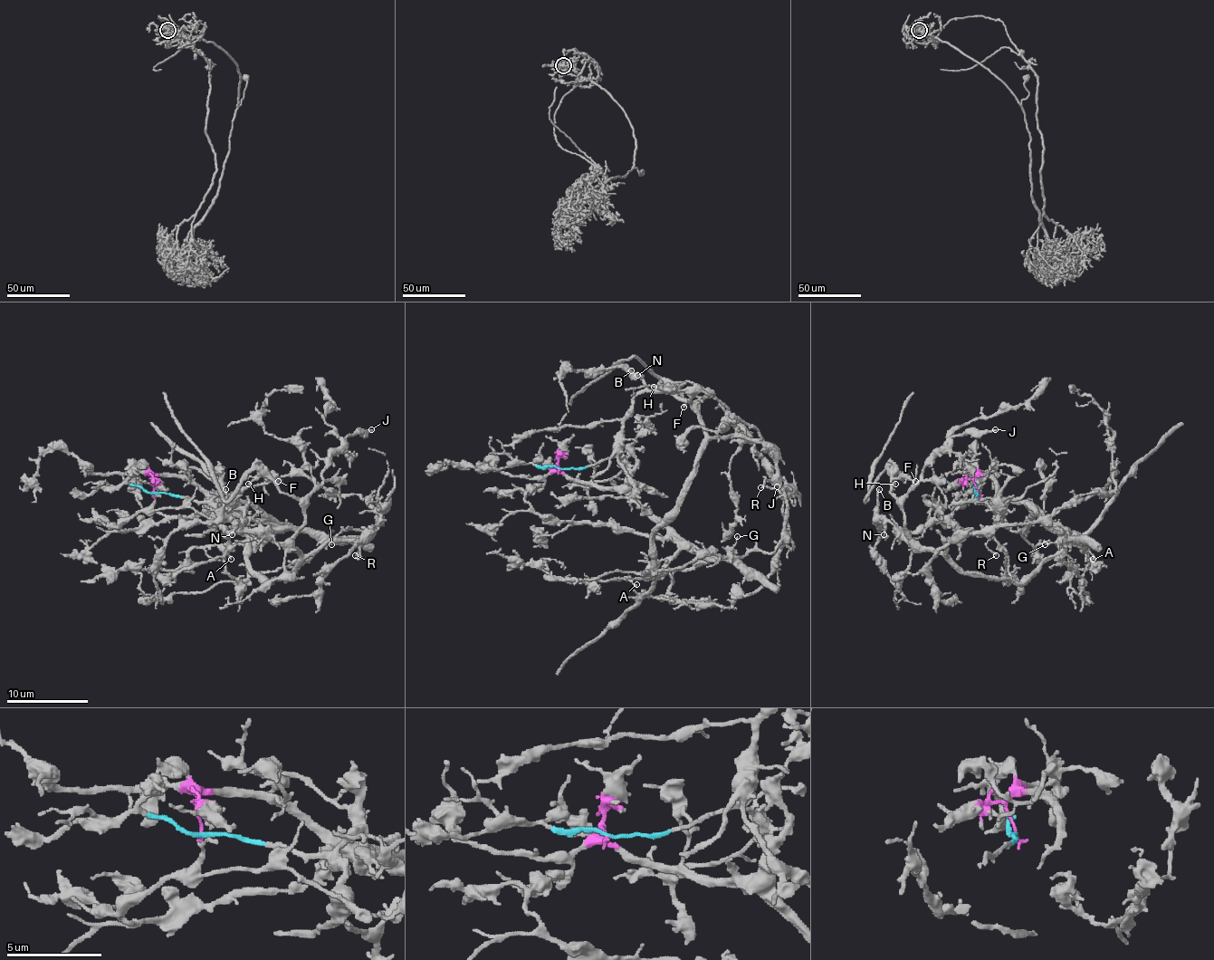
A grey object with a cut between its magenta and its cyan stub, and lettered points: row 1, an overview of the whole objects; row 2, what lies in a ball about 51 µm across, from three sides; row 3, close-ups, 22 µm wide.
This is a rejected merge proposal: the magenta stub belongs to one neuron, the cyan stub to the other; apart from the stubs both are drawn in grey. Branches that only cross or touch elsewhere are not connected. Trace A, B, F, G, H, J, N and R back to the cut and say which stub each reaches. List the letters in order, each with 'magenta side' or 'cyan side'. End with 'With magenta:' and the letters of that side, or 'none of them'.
A: magenta side
B: cyan side
F: cyan side
G: magenta side
H: cyan side
J: cyan side
N: cyan side
R: cyan side
With magenta: A, G

